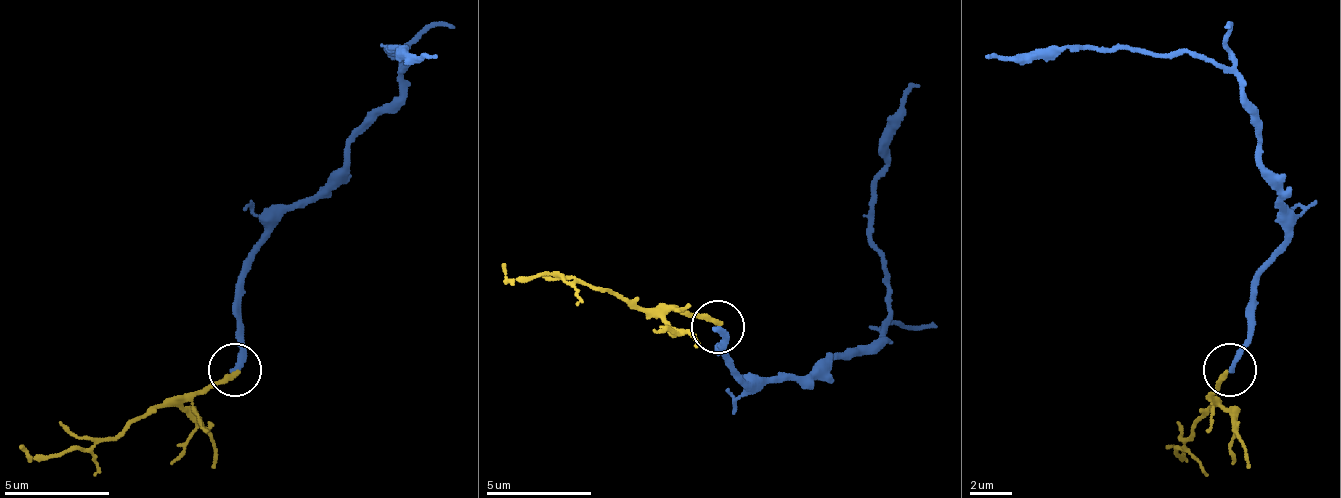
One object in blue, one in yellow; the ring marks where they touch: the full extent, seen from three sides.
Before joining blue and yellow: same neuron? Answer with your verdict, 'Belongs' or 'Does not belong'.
Does not belong

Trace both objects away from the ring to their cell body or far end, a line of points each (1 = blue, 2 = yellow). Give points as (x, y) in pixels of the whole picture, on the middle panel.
1: (716, 328), (748, 381), (806, 381), (880, 339), (886, 254), (870, 238), (870, 180), (917, 84)
2: (716, 323), (690, 312), (647, 312), (594, 286), (541, 275), (509, 280), (504, 264)

